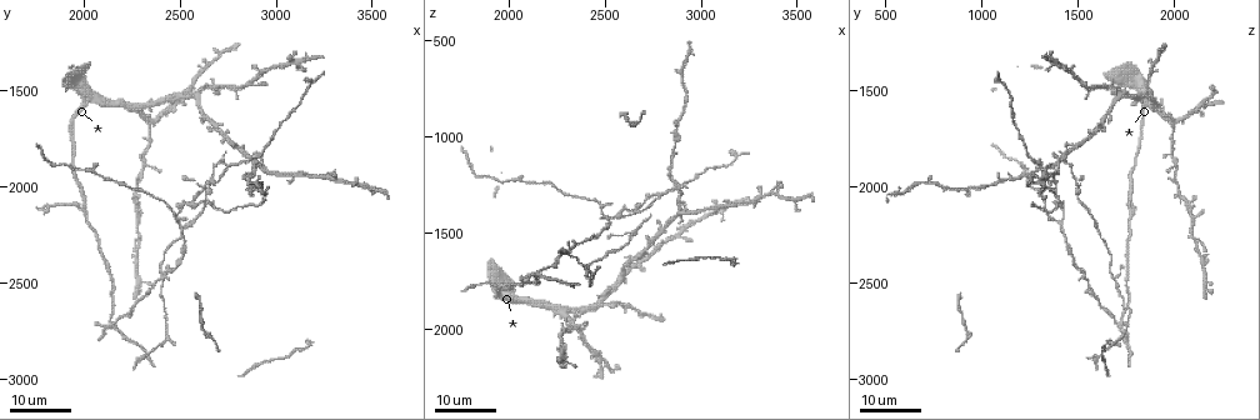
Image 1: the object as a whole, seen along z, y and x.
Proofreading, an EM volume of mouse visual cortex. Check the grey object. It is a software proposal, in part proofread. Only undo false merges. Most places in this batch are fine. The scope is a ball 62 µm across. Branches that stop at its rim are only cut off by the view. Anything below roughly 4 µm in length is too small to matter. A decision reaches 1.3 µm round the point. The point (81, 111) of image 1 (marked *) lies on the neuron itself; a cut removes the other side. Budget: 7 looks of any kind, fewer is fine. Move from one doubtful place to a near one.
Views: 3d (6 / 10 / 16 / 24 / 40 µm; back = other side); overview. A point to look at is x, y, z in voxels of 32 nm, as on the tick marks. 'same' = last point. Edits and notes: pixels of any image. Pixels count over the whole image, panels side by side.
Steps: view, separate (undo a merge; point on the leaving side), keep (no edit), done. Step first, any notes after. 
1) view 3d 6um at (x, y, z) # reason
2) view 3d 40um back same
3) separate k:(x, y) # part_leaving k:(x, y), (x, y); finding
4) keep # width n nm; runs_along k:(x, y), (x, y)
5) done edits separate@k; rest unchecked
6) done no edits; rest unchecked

view 3d 16um at (2000, 2130, 1800) # branch point

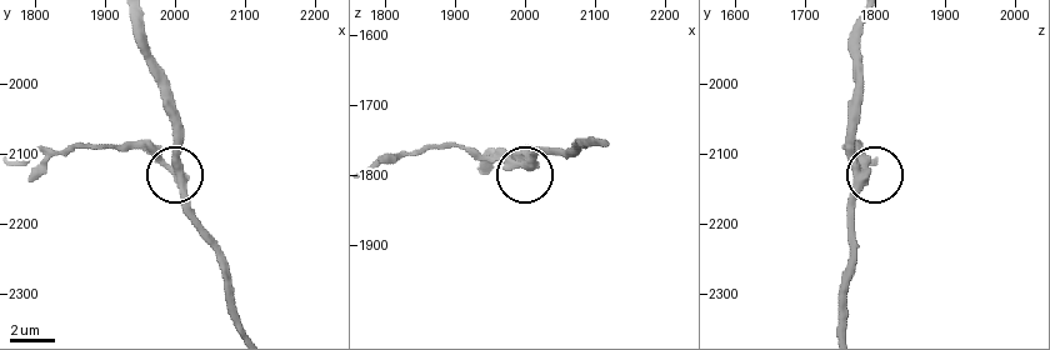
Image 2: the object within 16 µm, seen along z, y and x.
view 3d 6um at (1995, 2125, 1785)

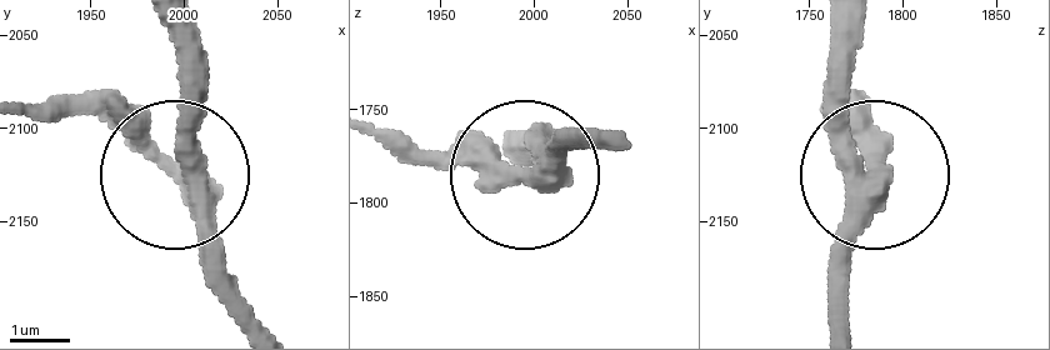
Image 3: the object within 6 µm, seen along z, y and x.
view 3d 6um back at (1998, 2124, 1786)

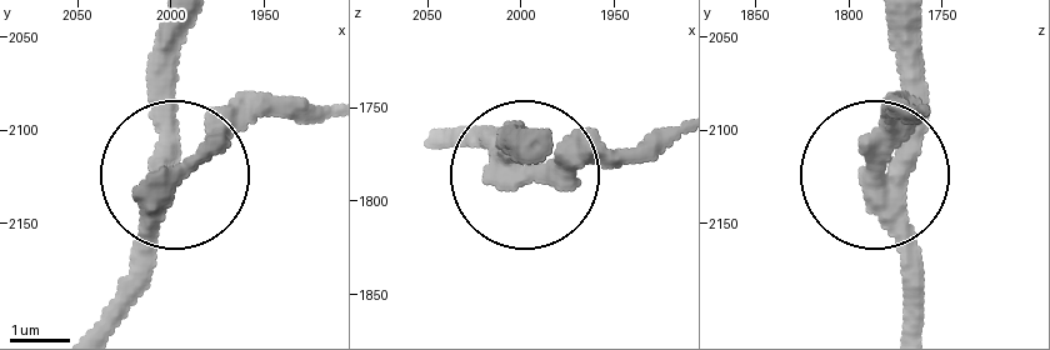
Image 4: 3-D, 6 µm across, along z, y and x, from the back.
separate 4:(208, 123) # arms 3; part_leaving 4:(158, 193), (256, 124), (316, 119); a second neuron is stuck on

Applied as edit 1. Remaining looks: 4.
view 3d 24um at (2430, 2790, 1720) # arms part here

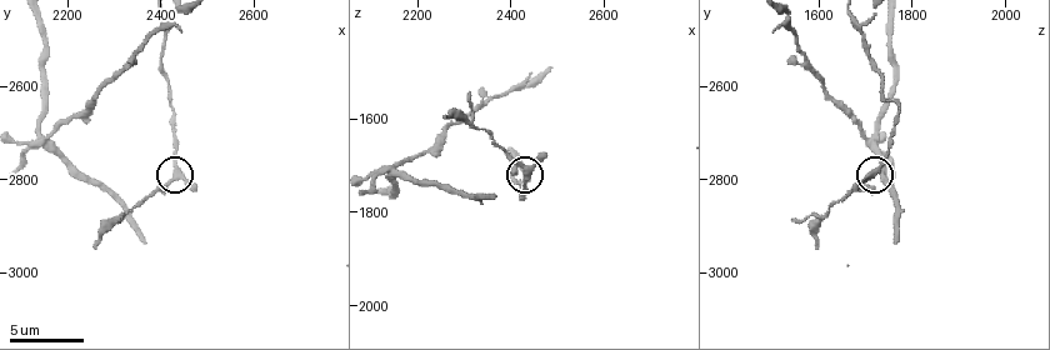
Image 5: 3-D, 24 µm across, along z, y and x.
view 3d 6um at (2435, 2795, 1710)

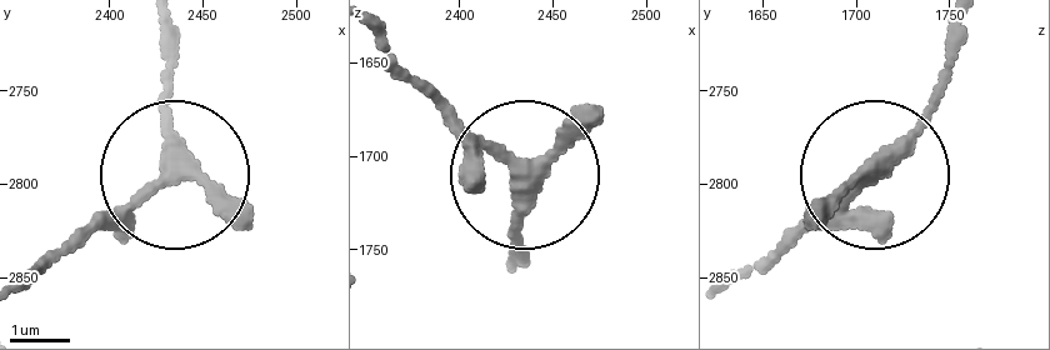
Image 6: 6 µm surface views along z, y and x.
keep # side_arm 9 um; runs_along 6:(958, 31), (908, 150), (779, 250); one neuron here

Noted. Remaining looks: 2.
view 3d 24um at (2560, 2070, 1400) # arms run side by side

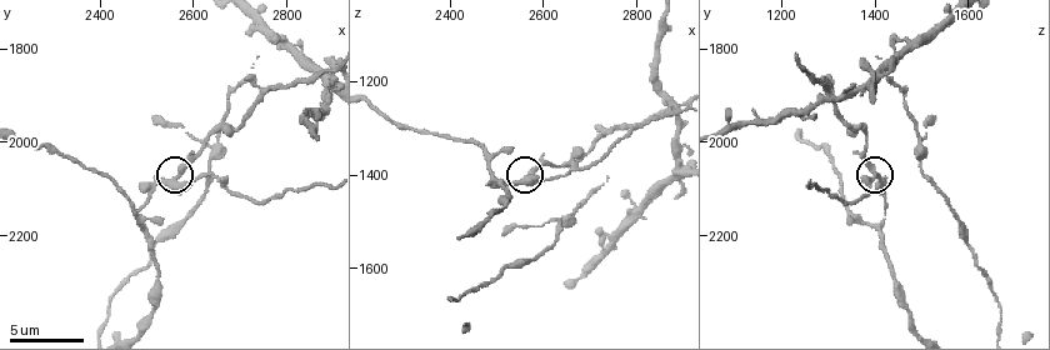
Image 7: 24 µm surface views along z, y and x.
view 3d 6um same

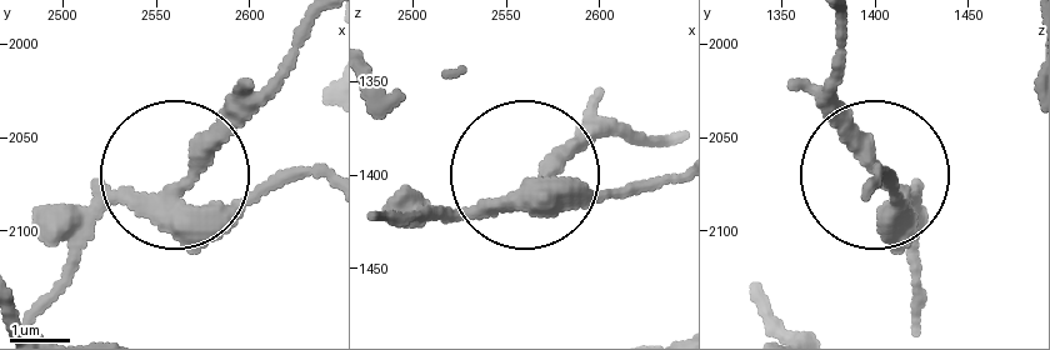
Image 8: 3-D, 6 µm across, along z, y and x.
separate 8:(249, 193) # arms 5; part_leaving 8:(169, 204), (238, 204), (328, 175); two neurons meet here

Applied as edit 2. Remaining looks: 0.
done edits separate@4, separate@8; rest unchecked

